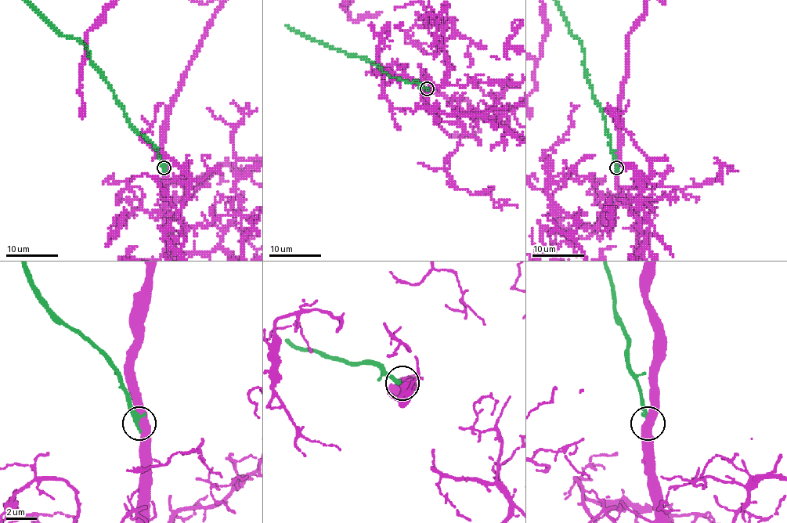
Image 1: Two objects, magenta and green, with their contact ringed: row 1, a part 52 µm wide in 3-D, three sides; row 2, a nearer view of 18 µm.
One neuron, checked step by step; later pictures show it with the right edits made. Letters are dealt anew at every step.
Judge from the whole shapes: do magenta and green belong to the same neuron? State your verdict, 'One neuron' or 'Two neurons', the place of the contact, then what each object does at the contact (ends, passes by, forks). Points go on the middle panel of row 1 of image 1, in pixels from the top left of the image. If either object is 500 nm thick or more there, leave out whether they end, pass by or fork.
One neuron. Place: (427, 88)

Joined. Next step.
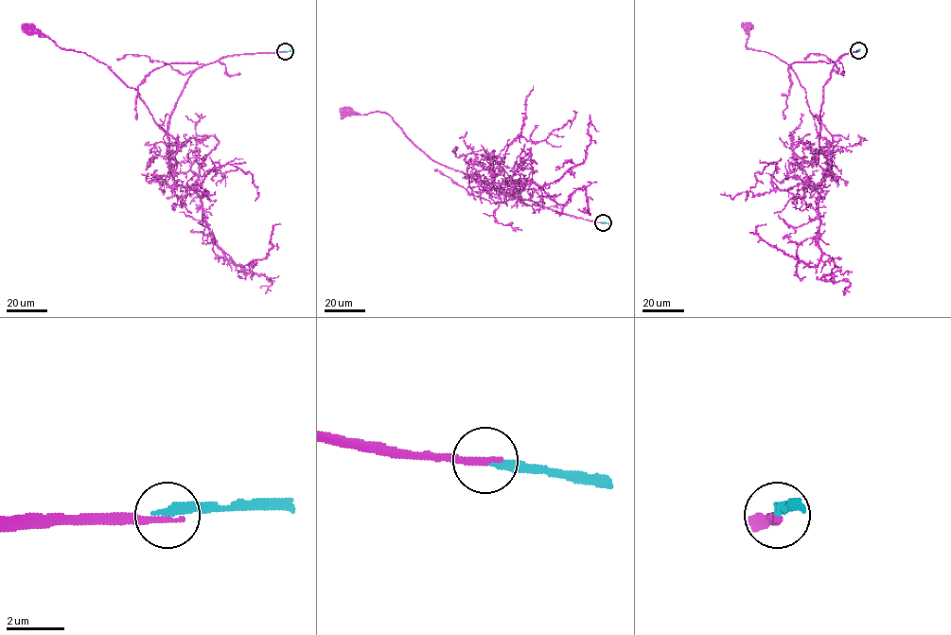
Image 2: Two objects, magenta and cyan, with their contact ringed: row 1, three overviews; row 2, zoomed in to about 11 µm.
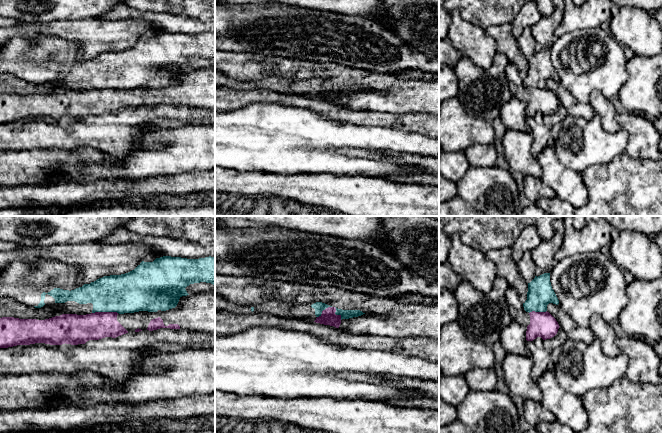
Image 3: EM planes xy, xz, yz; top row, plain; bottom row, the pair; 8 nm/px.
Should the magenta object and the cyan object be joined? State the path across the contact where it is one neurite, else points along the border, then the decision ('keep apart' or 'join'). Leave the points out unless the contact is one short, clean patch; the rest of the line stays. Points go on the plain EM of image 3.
border xy (117, 88), (92, 89); keep apart

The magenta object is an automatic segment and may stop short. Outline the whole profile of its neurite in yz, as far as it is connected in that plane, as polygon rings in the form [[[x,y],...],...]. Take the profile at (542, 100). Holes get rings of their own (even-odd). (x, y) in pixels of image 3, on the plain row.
[[[532,87],[530,91],[530,100],[527,102],[526,116],[533,117],[537,113],[543,116],[554,113],[559,105],[559,100],[549,88]]]

